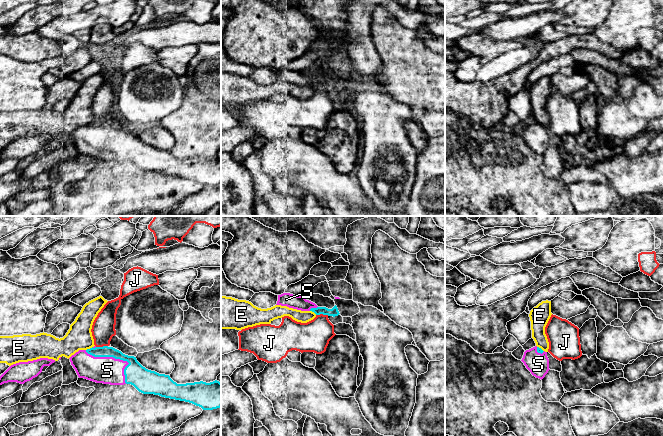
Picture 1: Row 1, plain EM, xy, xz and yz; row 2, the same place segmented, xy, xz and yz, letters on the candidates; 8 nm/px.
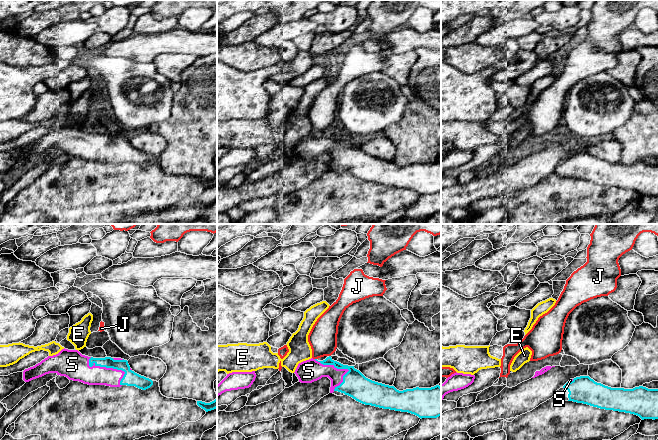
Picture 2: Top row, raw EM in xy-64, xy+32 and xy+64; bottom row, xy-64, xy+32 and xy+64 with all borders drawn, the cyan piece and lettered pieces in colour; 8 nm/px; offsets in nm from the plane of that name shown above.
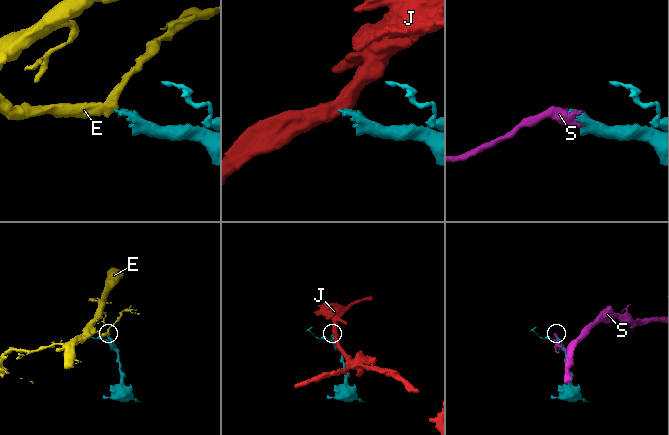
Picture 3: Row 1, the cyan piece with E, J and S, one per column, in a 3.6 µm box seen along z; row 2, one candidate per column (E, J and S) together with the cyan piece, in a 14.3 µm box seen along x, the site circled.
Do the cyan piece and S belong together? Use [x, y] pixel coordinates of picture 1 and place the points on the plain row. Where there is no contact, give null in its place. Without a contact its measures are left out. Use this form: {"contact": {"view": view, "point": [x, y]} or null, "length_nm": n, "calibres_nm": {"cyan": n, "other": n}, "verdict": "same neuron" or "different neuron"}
{"contact": {"view": "xy", "point": [117, 134]}, "length_nm": 420, "calibres_nm": {"cyan": 180, "other": 220}, "verdict": "same neuron"}

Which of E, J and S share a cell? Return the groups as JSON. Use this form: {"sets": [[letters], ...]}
{"sets": [["E"], ["J"], ["S"]]}

